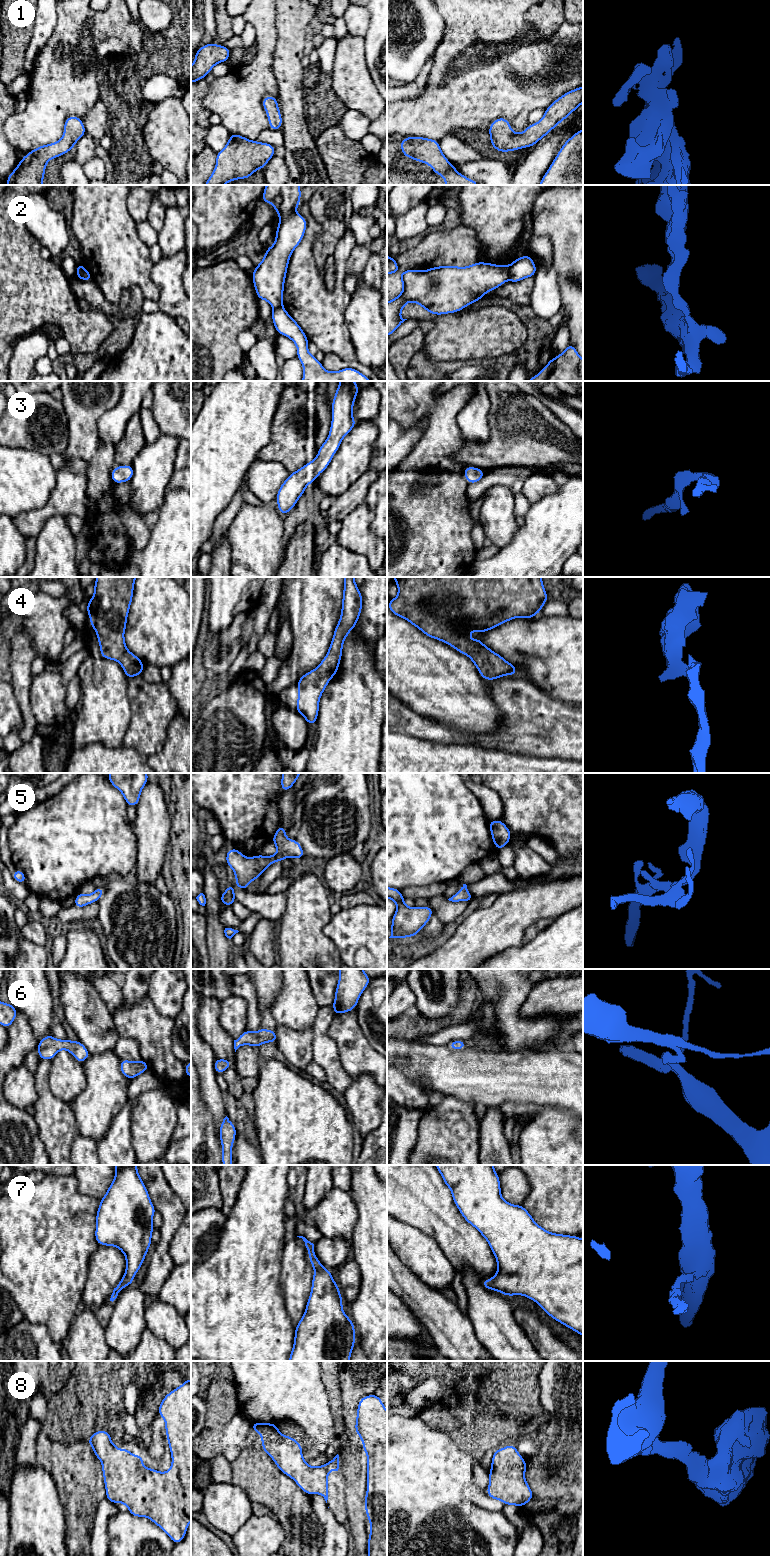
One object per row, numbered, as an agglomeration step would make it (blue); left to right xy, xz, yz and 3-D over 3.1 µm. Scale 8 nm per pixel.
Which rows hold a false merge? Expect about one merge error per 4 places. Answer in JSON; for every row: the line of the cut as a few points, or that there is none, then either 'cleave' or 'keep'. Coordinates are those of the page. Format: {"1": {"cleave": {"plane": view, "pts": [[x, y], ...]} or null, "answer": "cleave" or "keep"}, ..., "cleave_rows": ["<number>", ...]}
{"1": {"cleave": null, "answer": "keep"}, "2": {"cleave": {"plane": "xy", "pts": [[80, 263], [82, 273], [79, 278]]}, "answer": "cleave"}, "3": {"cleave": null, "answer": "keep"}, "4": {"cleave": null, "answer": "keep"}, "5": {"cleave": null, "answer": "keep"}, "6": {"cleave": null, "answer": "keep"}, "7": {"cleave": null, "answer": "keep"}, "8": {"cleave": null, "answer": "keep"}, "cleave_rows": ["2"]}

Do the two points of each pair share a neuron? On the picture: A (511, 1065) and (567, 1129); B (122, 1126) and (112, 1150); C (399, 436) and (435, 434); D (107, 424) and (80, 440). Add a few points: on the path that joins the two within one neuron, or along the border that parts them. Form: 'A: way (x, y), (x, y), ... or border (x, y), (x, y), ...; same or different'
A: border (532, 1106), (565, 1107), (570, 1110); different
B: way (119, 1132), (116, 1144); same
C: border (426, 417), (425, 431), (407, 454); different
D: border (110, 408), (98, 421), (98, 435), (114, 446); different

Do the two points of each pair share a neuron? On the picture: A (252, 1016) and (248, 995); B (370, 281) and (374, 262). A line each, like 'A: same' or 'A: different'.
A: same
B: same

